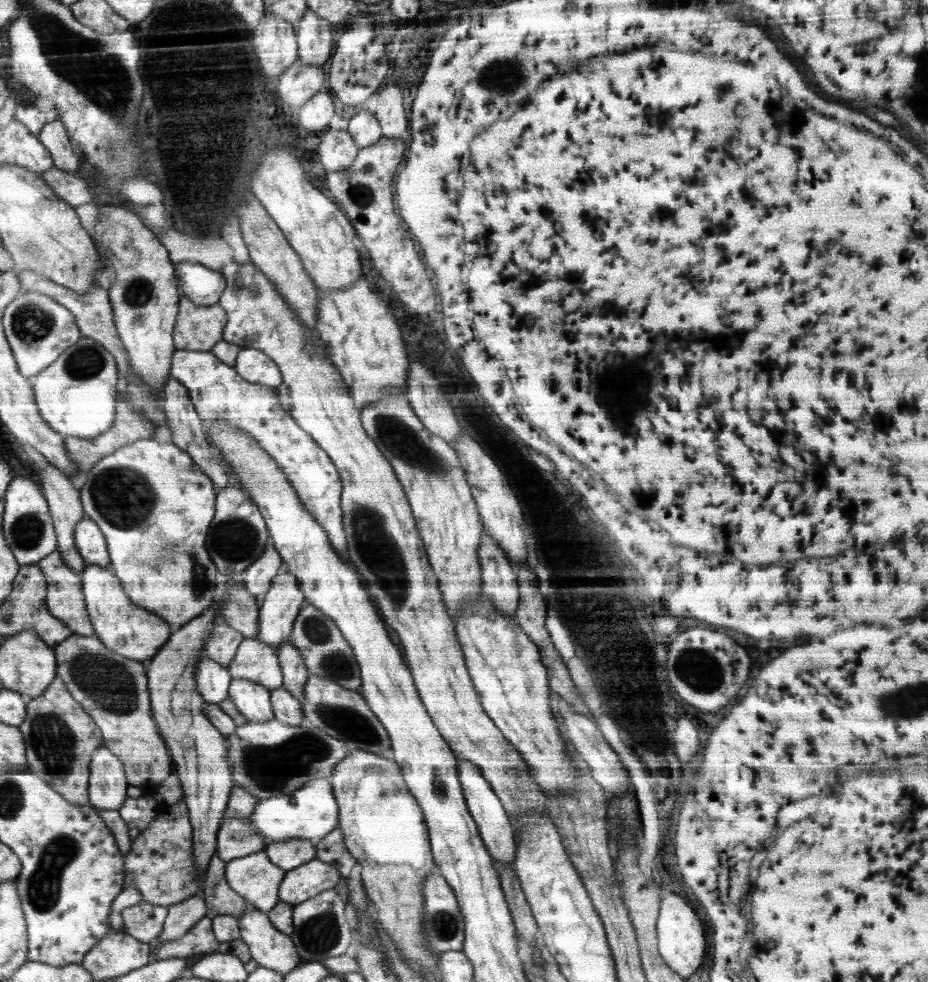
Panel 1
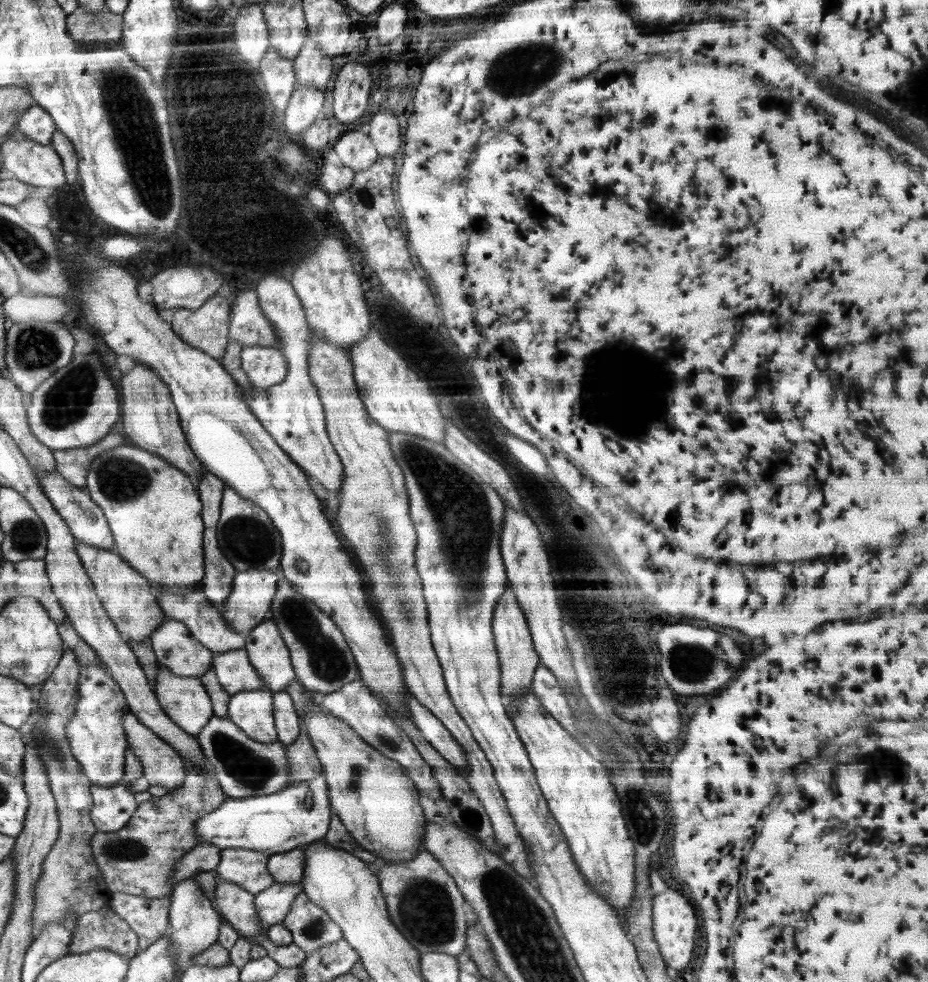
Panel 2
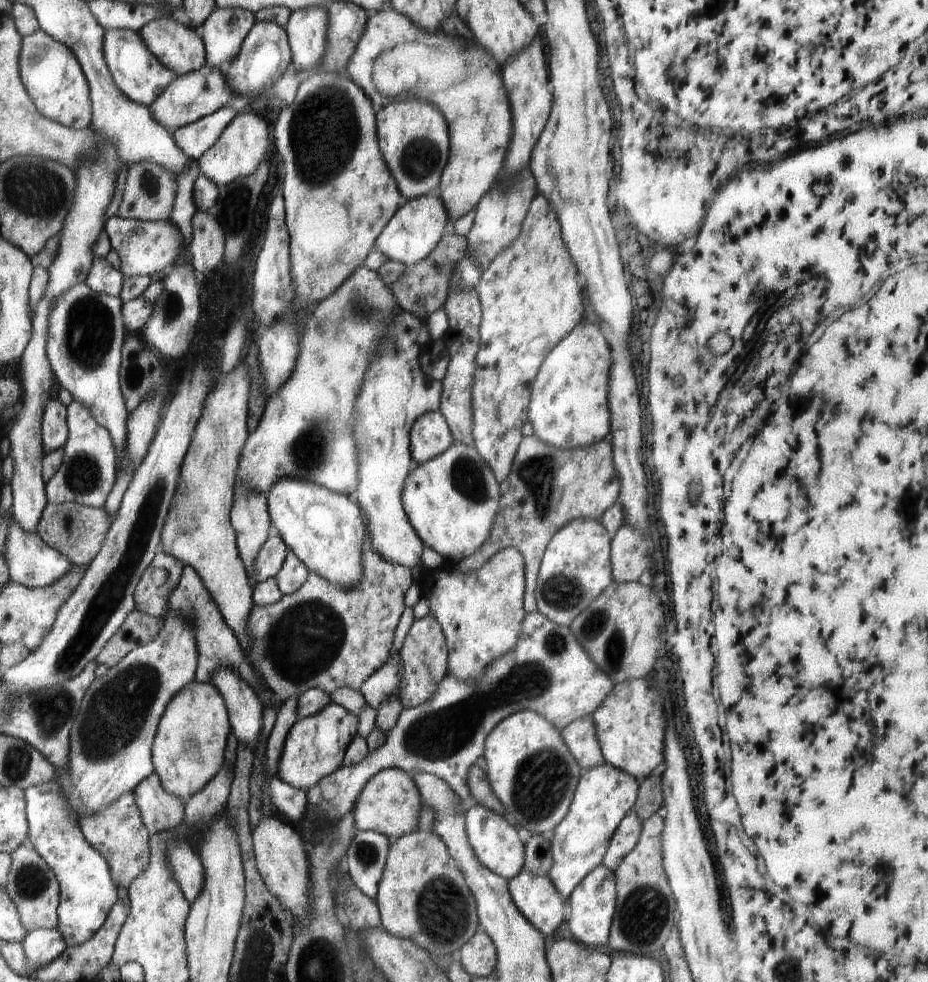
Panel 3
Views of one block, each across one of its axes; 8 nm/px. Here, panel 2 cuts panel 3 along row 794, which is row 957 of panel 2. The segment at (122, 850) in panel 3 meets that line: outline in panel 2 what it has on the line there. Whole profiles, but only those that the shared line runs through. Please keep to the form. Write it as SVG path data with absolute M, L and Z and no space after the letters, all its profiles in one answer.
M108 904L97 911L79 915L77 924L70 954L81 955L105 948L130 960L140 951L137 933Z

